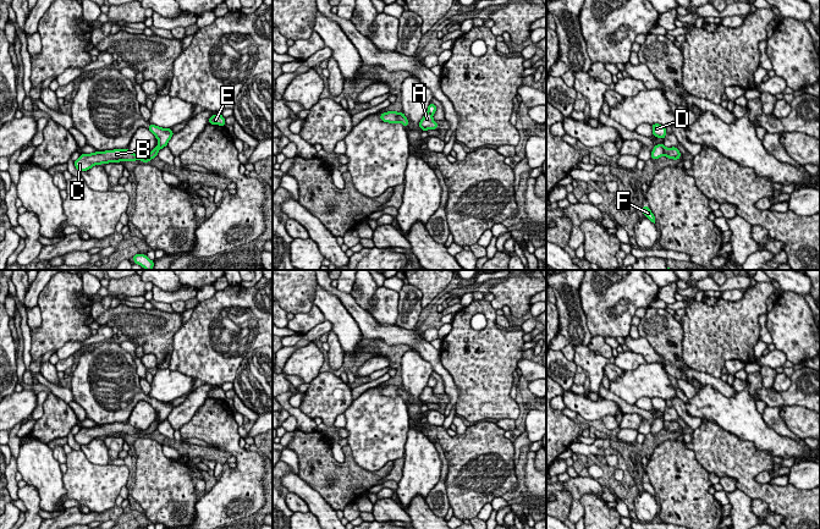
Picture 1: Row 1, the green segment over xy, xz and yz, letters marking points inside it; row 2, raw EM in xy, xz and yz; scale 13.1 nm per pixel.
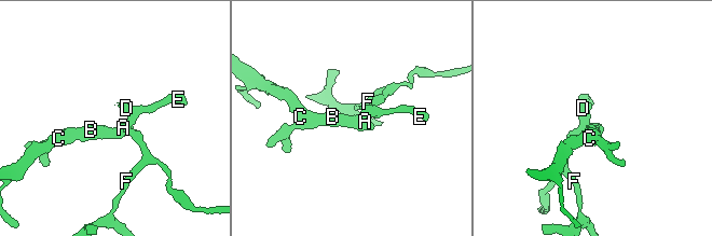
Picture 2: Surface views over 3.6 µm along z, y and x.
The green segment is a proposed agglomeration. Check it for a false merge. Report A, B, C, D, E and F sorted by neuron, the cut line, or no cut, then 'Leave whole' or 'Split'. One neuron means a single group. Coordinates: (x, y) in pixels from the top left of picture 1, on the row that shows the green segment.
Groups: A B C / D E F. Split along yz (665, 147), (662, 154). Split

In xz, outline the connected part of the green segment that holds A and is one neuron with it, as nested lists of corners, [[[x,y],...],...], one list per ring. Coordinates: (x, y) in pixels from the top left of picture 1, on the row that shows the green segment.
[[[426,112],[419,122],[422,131],[437,130],[437,122],[433,120],[433,114]]]

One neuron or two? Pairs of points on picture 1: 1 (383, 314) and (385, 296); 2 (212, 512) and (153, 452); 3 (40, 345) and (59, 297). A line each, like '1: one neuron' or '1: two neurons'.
1: one neuron
2: two neurons
3: one neuron

